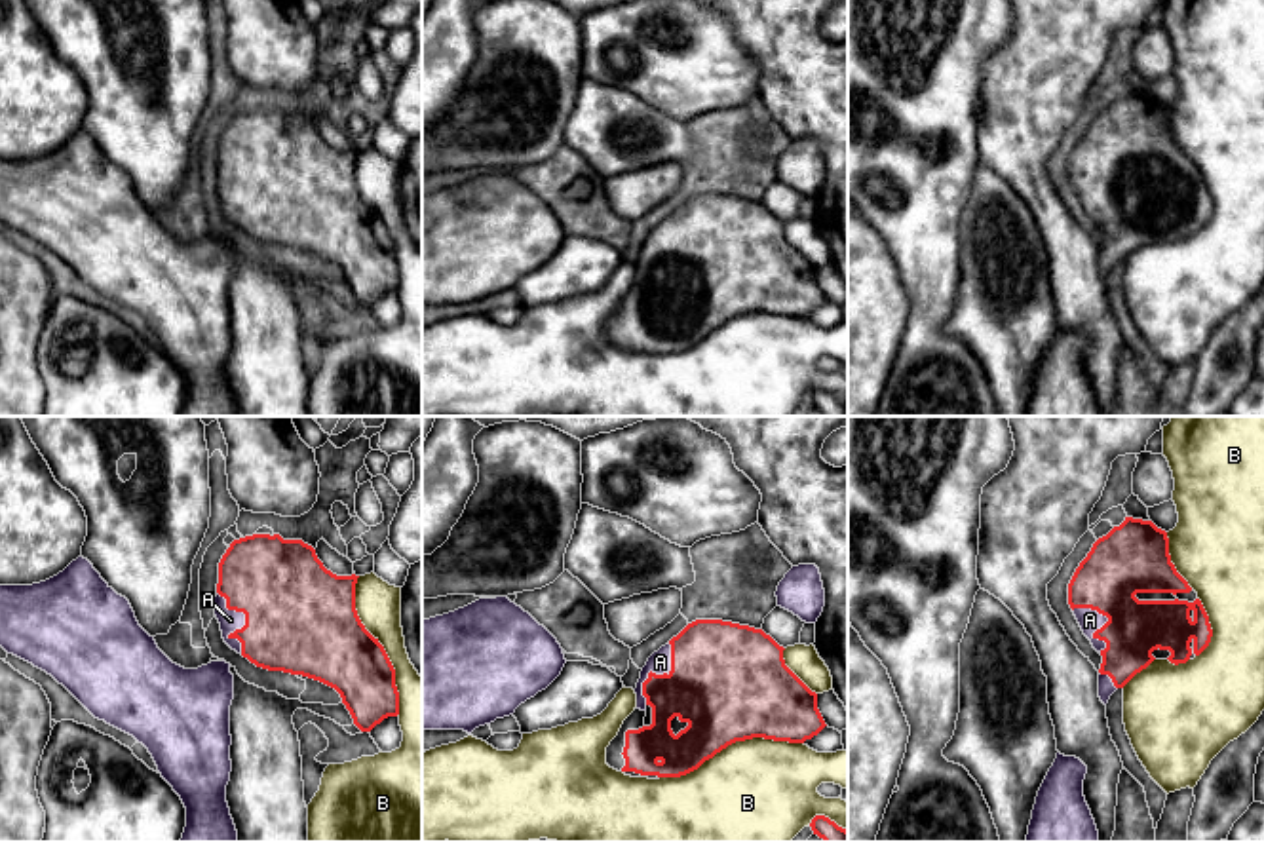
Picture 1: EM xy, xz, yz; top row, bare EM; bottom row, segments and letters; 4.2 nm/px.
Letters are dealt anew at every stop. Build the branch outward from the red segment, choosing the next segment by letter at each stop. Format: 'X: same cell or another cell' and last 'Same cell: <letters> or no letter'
A: same cell
B: another cell
Same cell: A

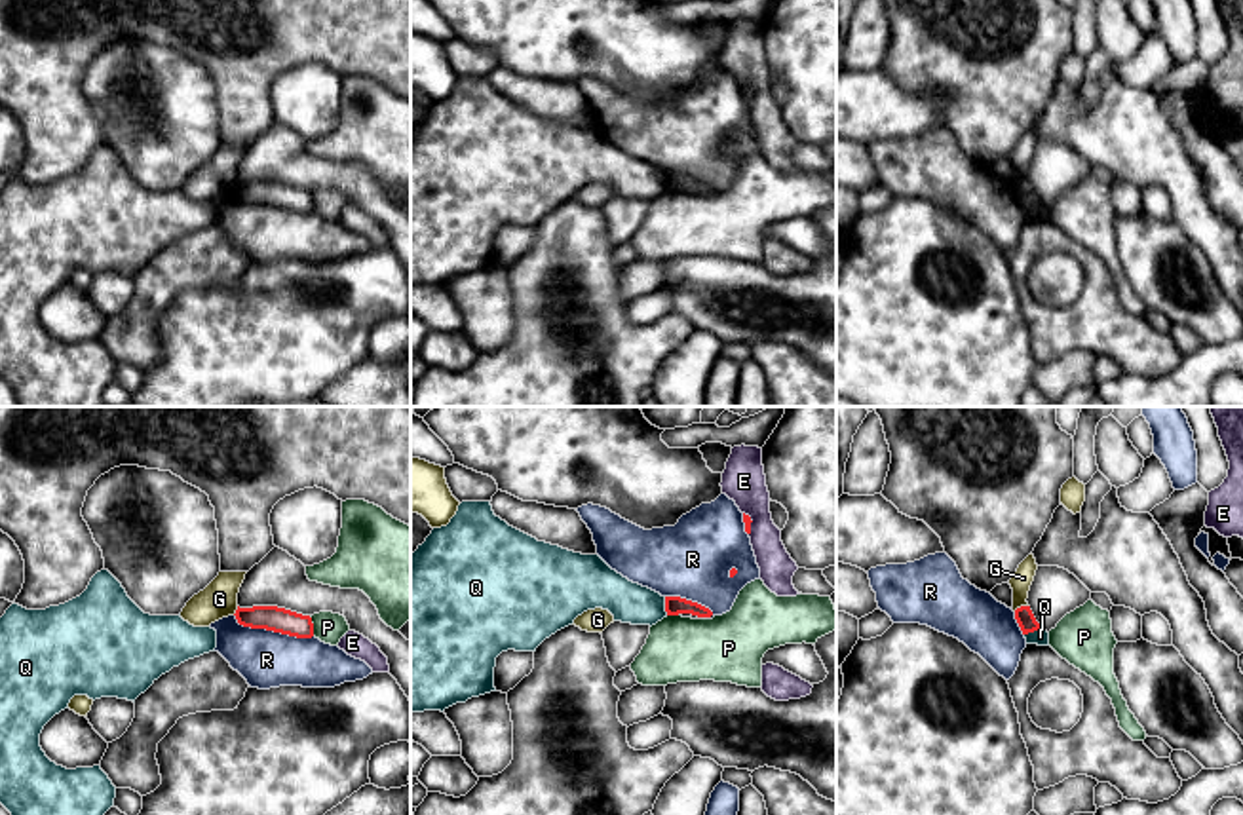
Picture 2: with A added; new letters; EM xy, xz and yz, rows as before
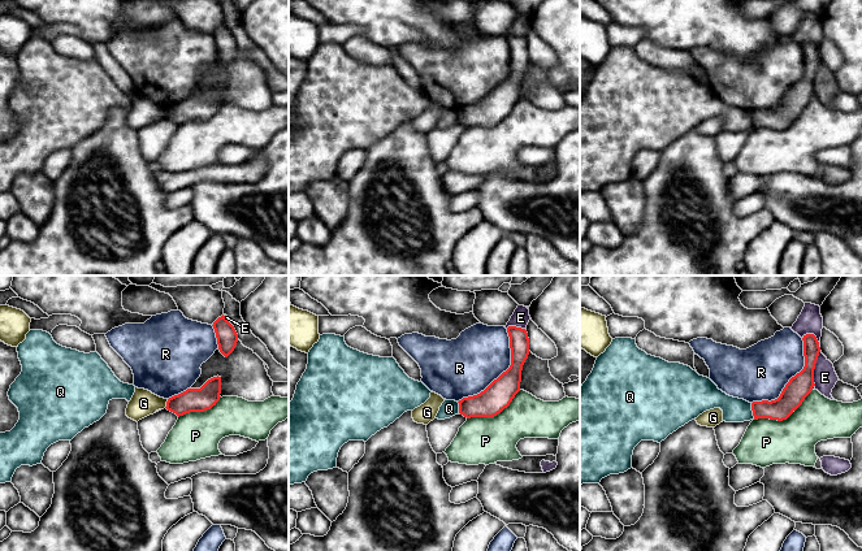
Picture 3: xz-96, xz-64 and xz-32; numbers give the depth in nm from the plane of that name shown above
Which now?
E: another cell
G: another cell
P: another cell
Q: another cell
R: another cell
Same cell: no letter

